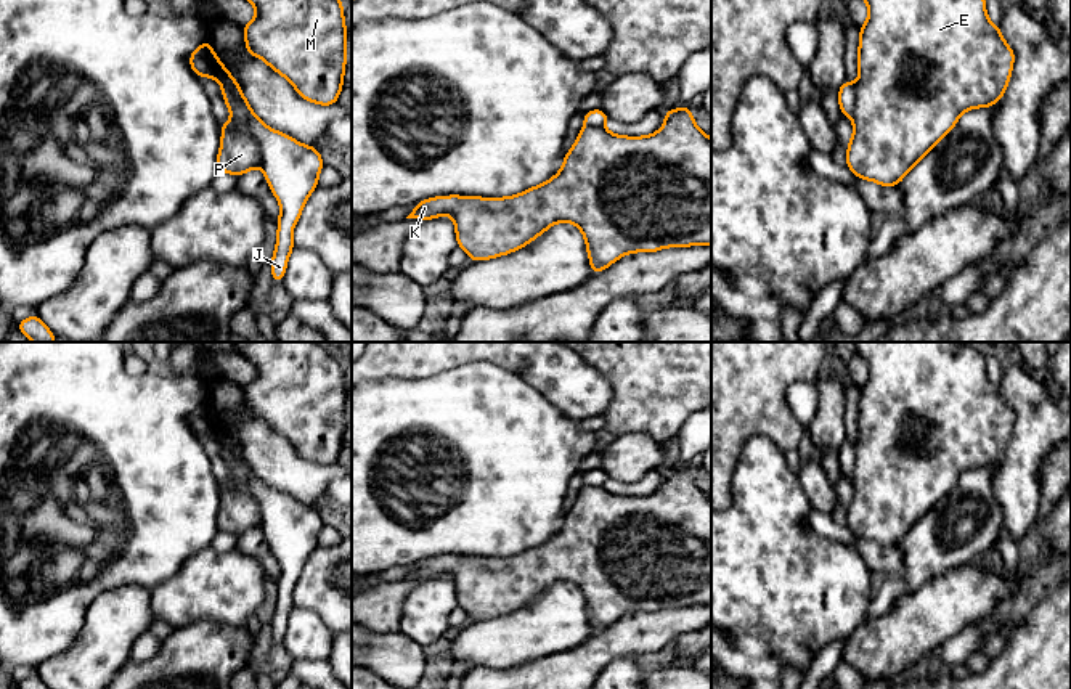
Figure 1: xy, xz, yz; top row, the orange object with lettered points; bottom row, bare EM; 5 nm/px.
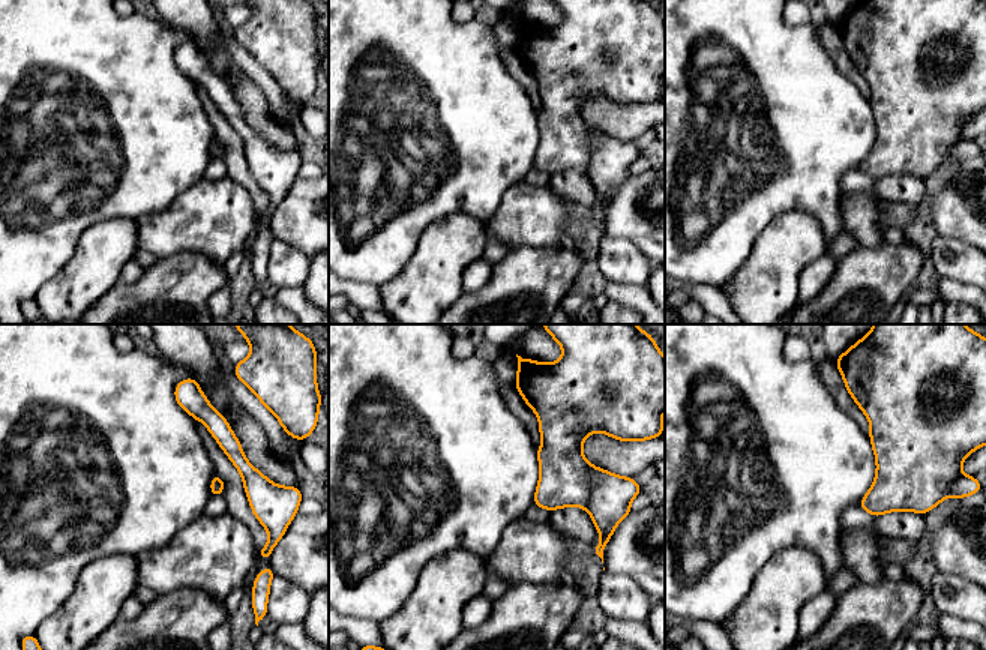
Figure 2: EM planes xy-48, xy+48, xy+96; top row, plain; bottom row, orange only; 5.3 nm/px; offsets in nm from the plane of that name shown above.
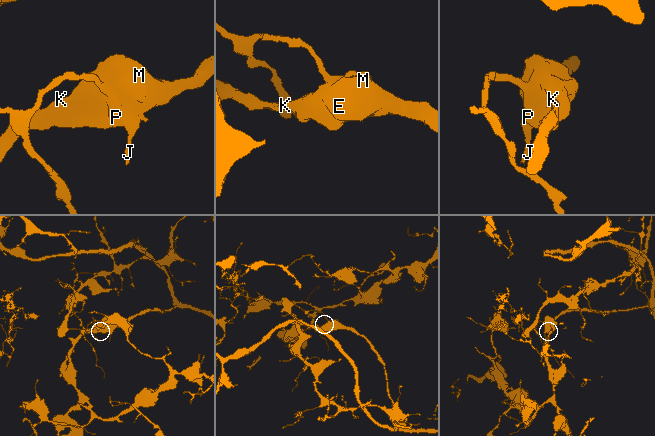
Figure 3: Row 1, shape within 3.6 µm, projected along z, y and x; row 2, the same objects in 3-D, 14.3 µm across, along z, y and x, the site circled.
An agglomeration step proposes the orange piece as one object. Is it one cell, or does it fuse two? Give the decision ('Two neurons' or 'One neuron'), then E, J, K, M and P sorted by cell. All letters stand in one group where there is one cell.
Two neurons. Groups: E K M P / J

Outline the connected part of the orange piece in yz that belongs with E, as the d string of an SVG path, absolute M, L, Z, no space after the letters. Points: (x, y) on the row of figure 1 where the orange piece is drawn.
M865 0L865 3L869 18L861 26L859 35L854 130L846 149L846 165L862 180L872 180L882 186L898 186L907 172L955 127L965 111L994 106L1000 101L1012 75L1015 53L1004 40L999 26L988 19L984 0Z

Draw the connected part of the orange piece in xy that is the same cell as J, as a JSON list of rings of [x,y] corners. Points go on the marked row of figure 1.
[[[252,111],[249,128],[255,135],[265,180],[281,206],[278,217],[278,238],[273,252],[273,281],[283,284],[289,254],[294,251],[292,230],[303,206],[318,186],[318,175],[324,162],[315,146],[307,146],[297,140],[267,127]]]

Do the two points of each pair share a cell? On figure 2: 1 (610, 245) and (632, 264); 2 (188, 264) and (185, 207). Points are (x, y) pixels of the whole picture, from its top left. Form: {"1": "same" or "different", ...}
{"1": "same", "2": "different"}

